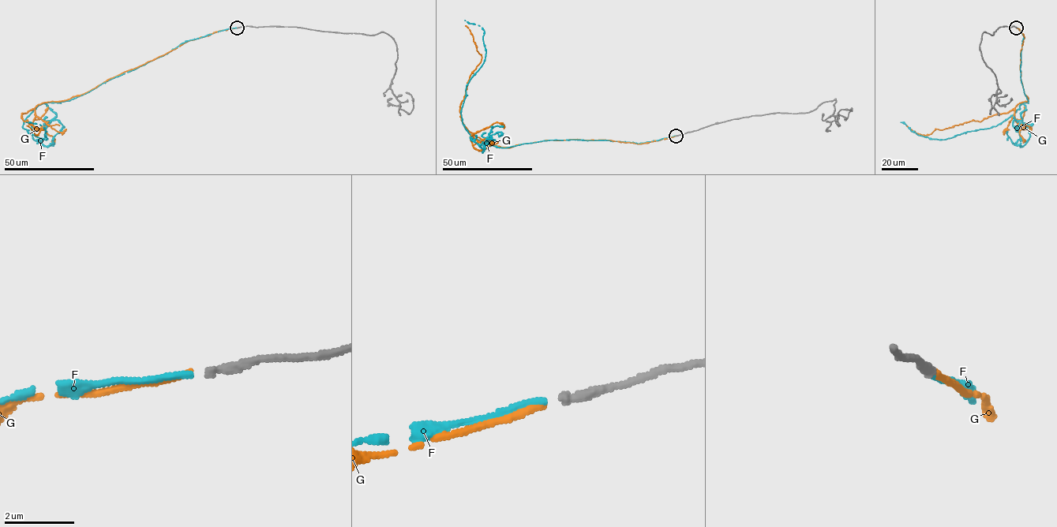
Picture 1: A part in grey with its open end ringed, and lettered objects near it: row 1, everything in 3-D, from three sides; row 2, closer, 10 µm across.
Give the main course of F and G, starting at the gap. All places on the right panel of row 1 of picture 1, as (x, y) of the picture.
F: (1016, 28), (1024, 38), (1020, 79), (1028, 101), (1013, 113), (995, 126), (945, 139), (918, 135), (901, 122)
G: (1017, 28), (1025, 37), (1020, 69), (1027, 101), (1007, 113), (935, 128), (926, 135), (915, 132), (906, 125)

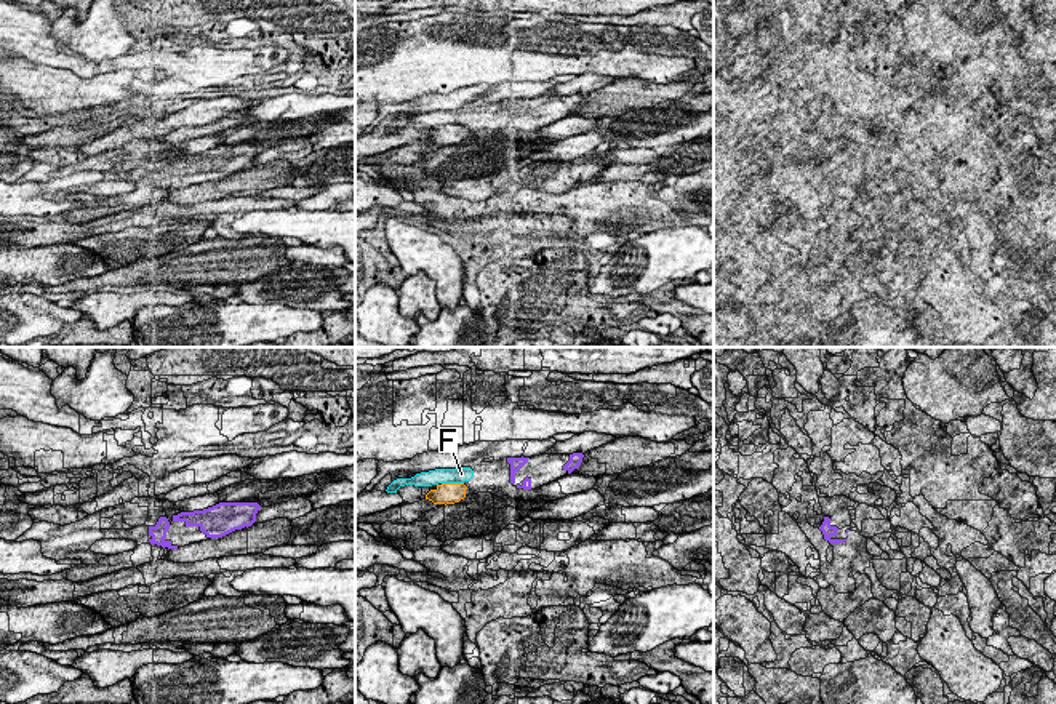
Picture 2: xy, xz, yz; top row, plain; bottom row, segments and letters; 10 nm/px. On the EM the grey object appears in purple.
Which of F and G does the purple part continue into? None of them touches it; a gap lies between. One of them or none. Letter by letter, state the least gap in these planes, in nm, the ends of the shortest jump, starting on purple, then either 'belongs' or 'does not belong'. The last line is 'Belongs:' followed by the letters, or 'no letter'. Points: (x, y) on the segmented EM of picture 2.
F: gap 360 nm; span xz (508, 461), (472, 471); belongs
G: gap 460 nm; span xz (511, 482), (466, 487); does not belong
Belongs: F

